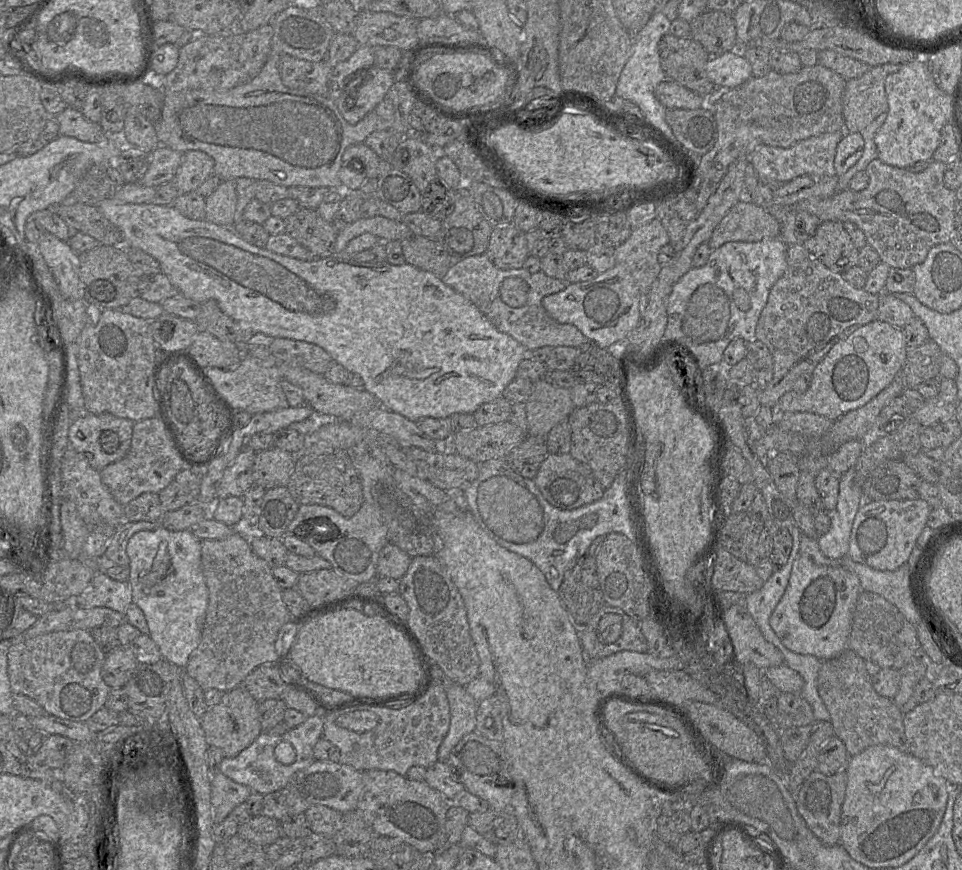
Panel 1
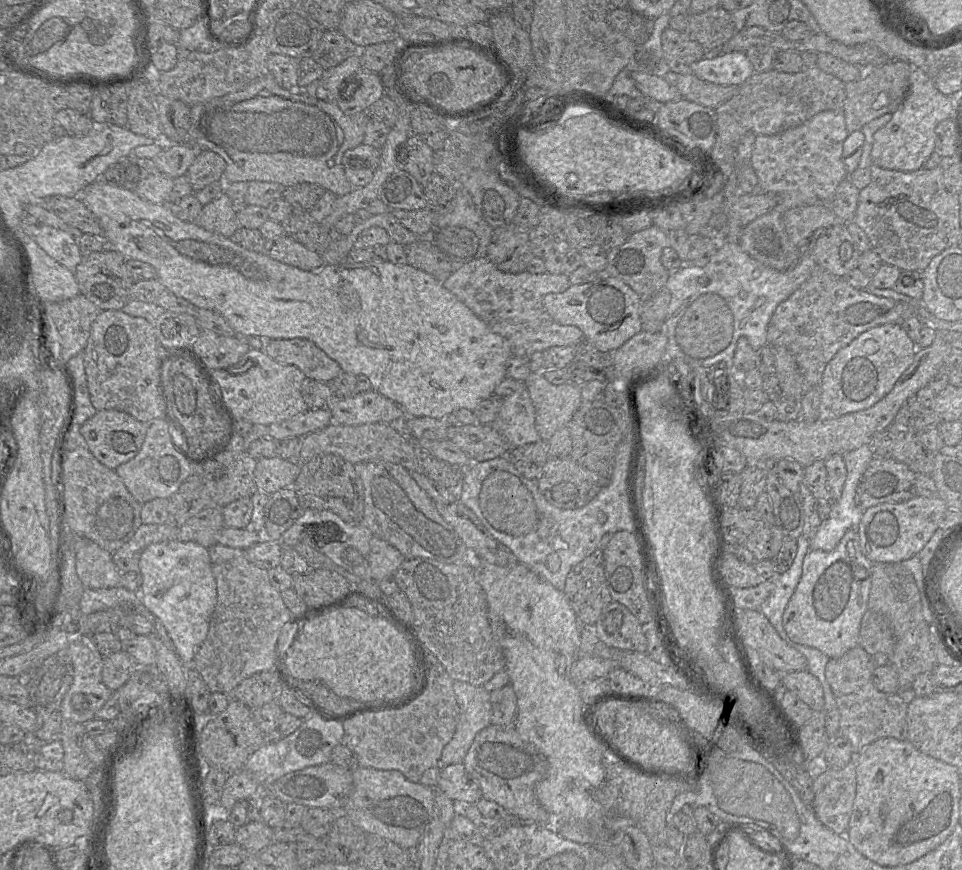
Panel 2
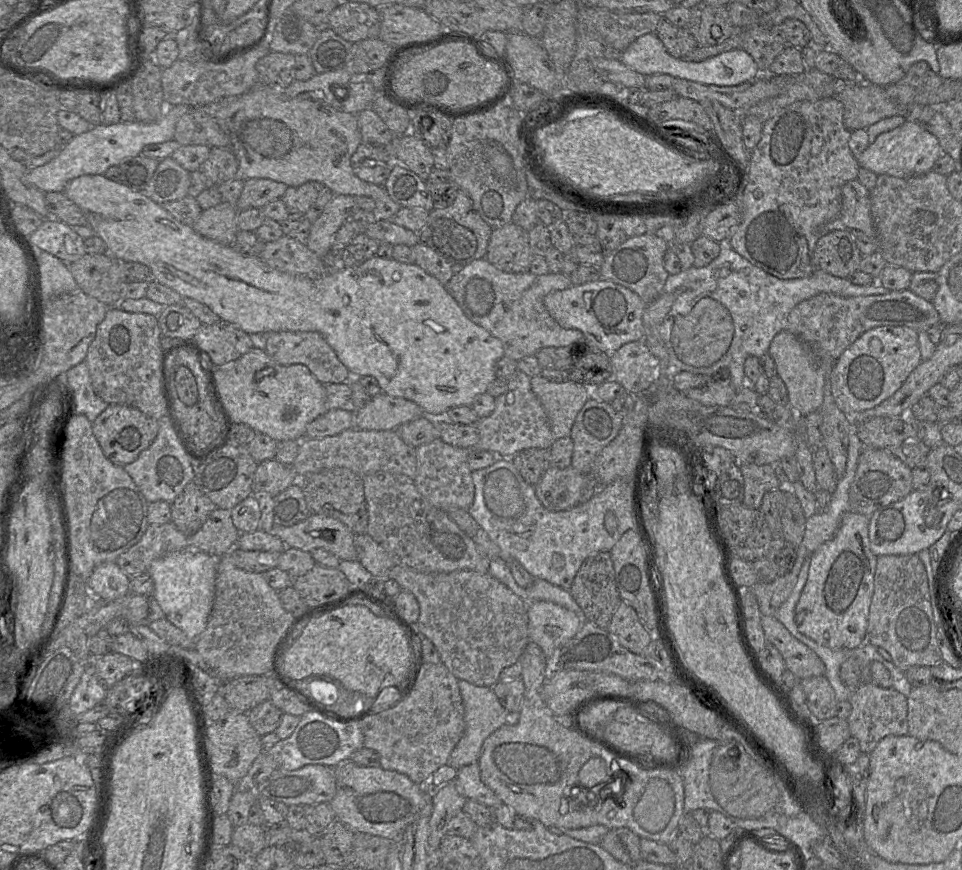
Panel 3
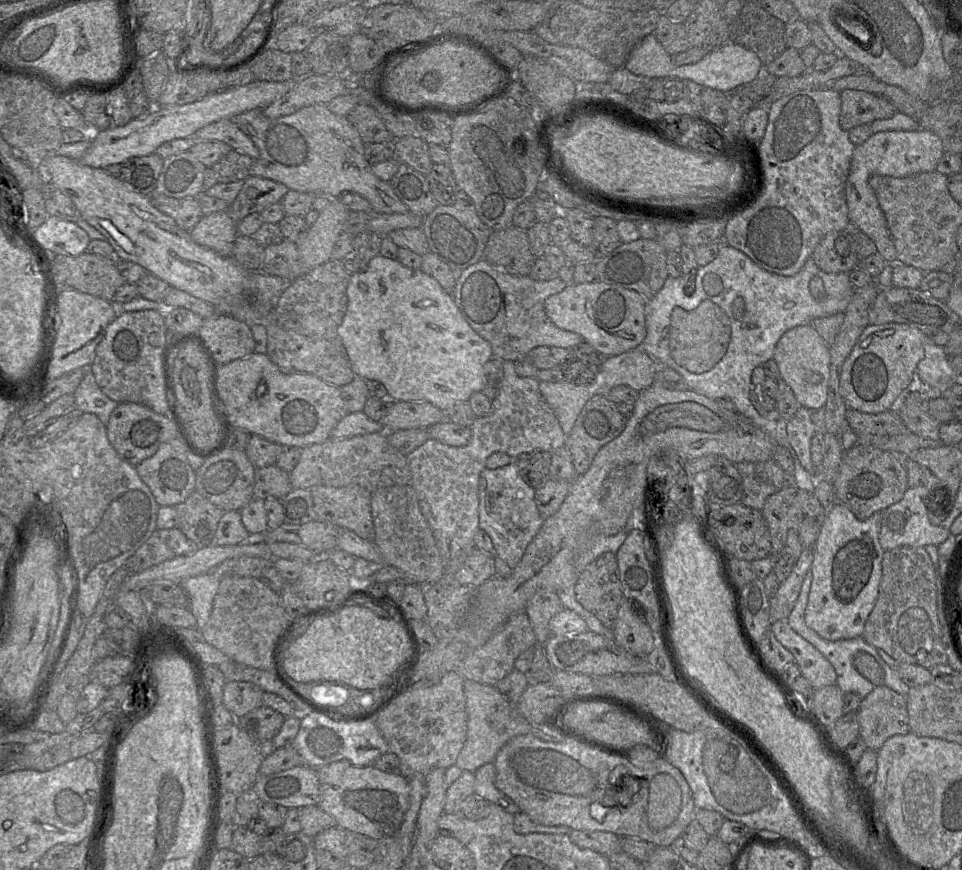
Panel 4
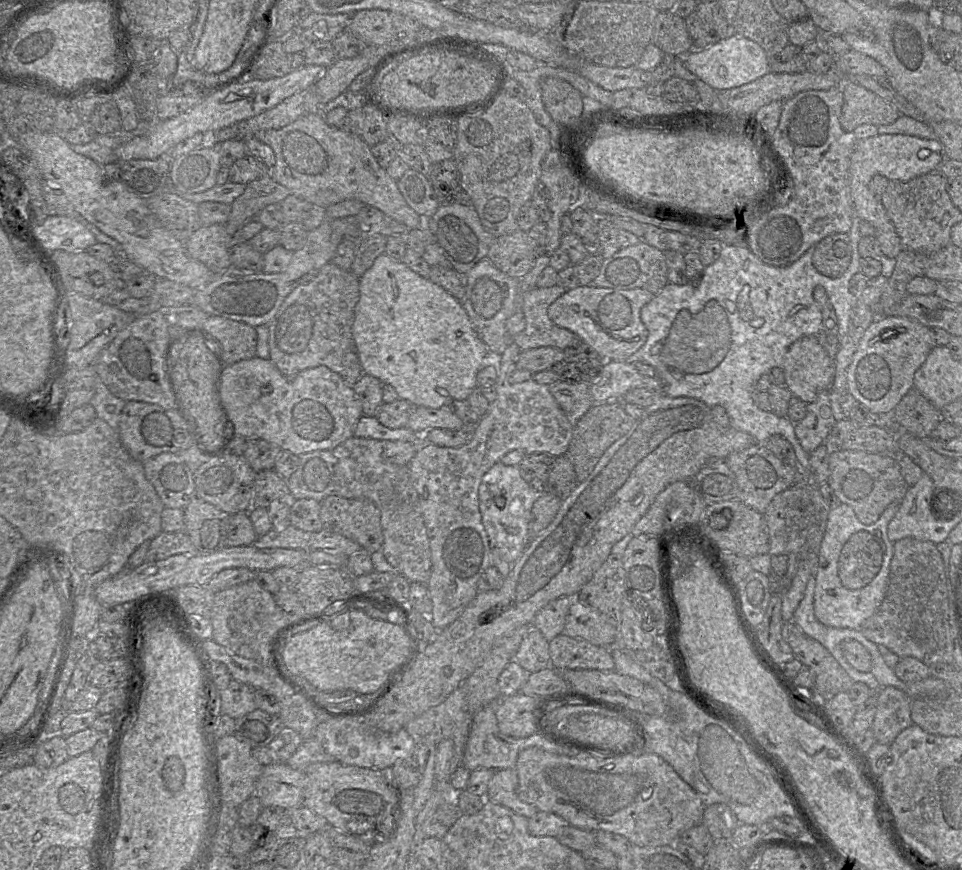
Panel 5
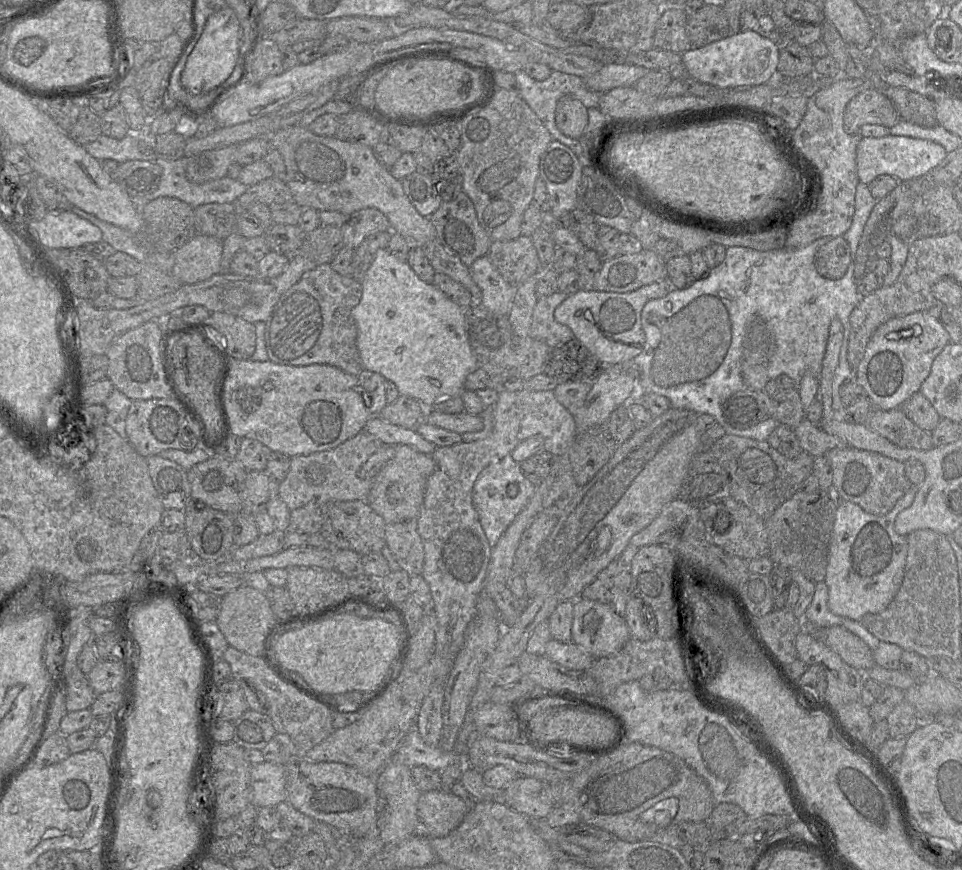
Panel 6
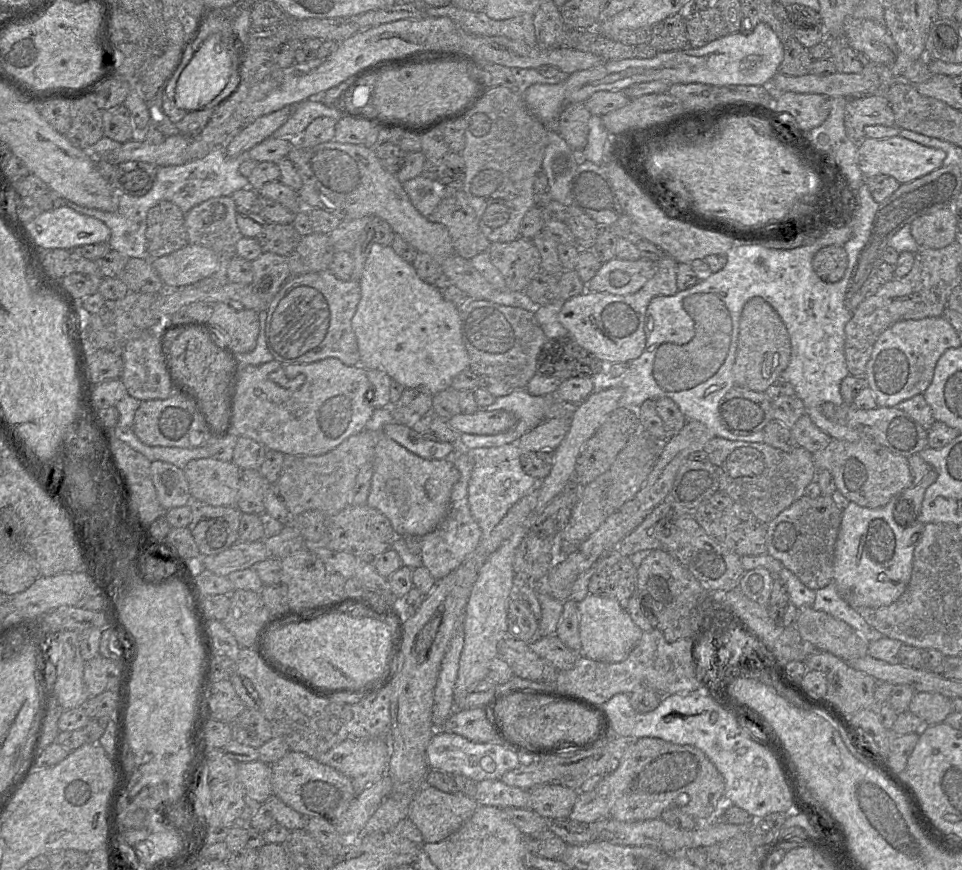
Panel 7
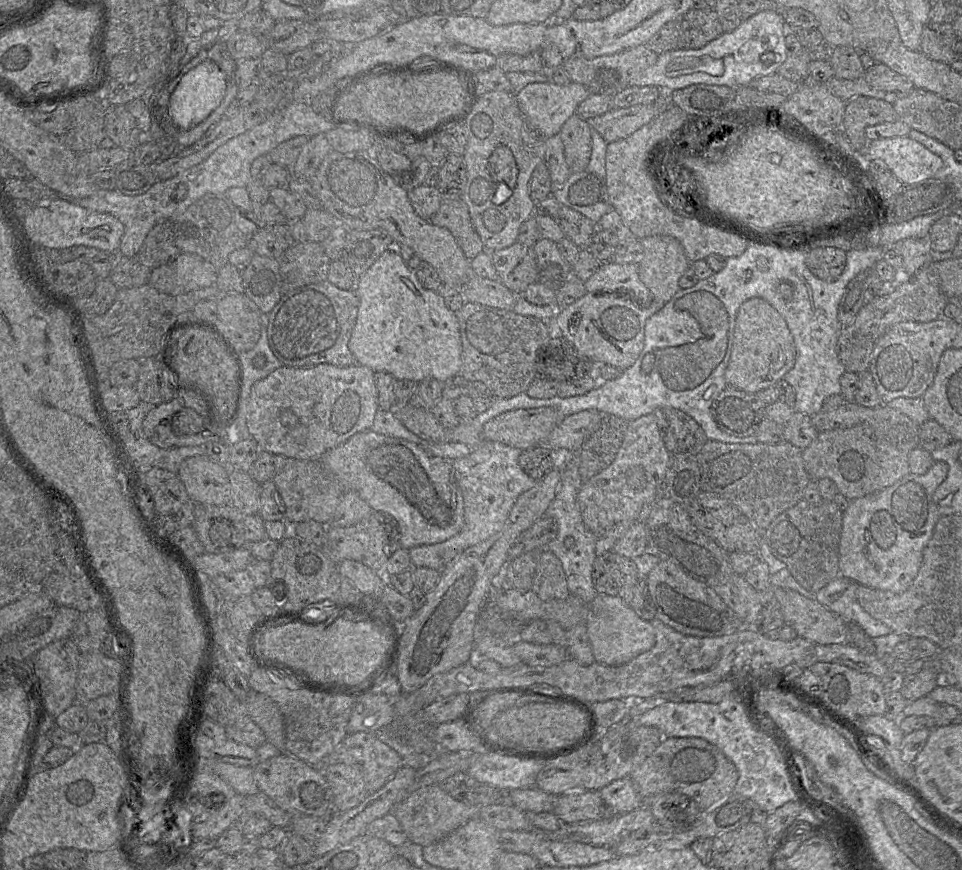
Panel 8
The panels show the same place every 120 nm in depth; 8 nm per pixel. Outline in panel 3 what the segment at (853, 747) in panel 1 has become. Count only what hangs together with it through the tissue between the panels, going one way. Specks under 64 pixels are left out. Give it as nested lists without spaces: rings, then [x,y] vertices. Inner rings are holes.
[[[849,657],[839,668],[839,678],[850,691],[851,713],[847,718],[850,735],[859,742],[861,753],[869,754],[878,742],[888,736],[908,735],[907,697],[894,688],[881,688],[873,683],[861,683],[859,658]]]

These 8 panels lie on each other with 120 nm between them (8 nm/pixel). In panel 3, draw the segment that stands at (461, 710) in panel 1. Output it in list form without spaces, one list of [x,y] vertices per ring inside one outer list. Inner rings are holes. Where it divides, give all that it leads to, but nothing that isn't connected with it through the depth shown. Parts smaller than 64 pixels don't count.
[[[458,680],[458,687],[464,706],[465,731],[446,764],[456,770],[478,761],[484,740],[495,730],[508,723],[512,717],[501,705],[491,687],[477,686],[464,680]]]

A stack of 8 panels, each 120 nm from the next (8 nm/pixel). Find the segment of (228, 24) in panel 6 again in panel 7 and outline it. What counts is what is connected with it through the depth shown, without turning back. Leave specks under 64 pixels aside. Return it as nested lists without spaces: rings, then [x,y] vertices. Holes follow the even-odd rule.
[[[218,34],[210,35],[183,69],[174,91],[175,105],[185,111],[204,108],[226,86],[232,74],[230,55]]]

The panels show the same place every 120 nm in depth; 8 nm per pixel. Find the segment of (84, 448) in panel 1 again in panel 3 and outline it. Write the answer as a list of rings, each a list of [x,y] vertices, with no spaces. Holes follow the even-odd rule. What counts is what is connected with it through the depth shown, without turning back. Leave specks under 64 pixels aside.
[[[119,404],[108,407],[92,422],[92,431],[104,456],[114,465],[124,467],[134,462],[158,434],[159,419],[151,418],[140,410]]]

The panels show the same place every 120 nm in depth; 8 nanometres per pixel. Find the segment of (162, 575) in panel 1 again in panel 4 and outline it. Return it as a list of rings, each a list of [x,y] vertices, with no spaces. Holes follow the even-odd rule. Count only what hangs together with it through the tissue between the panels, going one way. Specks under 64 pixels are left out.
[[[207,572],[180,582],[189,597],[189,610],[196,619],[198,629],[203,628],[209,620],[221,579],[213,572]]]

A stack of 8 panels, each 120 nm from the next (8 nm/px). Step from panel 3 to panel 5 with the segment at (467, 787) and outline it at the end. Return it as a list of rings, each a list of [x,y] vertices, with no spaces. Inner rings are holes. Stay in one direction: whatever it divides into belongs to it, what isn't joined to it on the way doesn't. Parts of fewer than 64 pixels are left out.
[[[515,768],[496,770],[488,784],[485,799],[505,806],[514,813],[529,819],[539,810],[518,797],[517,787],[518,775]]]

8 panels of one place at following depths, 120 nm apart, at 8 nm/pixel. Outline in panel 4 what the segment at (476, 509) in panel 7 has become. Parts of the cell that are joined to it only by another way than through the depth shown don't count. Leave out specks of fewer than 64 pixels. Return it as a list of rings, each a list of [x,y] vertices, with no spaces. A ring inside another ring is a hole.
[[[513,461],[496,469],[485,468],[481,472],[478,497],[479,528],[491,538],[496,556],[514,569],[544,522],[535,502],[535,489],[524,482]]]

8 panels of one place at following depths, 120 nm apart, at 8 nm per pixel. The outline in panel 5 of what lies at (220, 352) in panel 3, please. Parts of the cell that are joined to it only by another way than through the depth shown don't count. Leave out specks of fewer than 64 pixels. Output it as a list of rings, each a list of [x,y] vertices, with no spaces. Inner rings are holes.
[[[209,316],[203,328],[220,340],[228,364],[256,356],[258,337],[254,327],[220,316]]]

